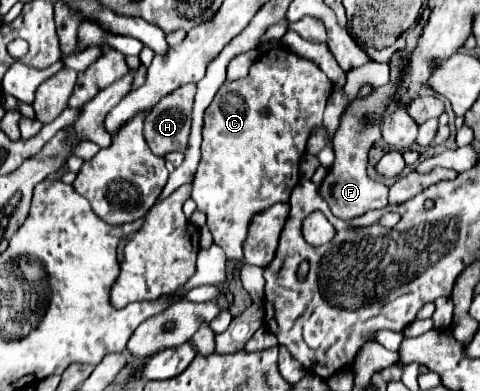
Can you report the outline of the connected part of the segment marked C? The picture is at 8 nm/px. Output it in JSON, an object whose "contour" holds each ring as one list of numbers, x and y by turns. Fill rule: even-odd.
{"contour":[[278,47,260,55,244,79,226,81,222,89,218,89,214,101,204,113,202,159,192,181,192,199,196,201,198,209,206,213,206,225,214,237,214,243,222,247,228,259,242,261,242,245,248,239,250,219,274,203,286,203,290,199,292,189,300,181,298,165,306,153,308,135,316,125,322,123,330,93,332,83,326,73,314,65,314,61,290,53,286,47]]}

